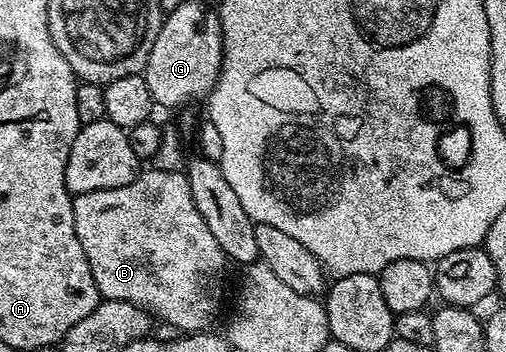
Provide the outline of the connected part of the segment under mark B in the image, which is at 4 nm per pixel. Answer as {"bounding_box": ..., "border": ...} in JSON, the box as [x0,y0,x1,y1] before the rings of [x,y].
{"bounding_box":[71,171,225,334],"border":[[[140,171],[139,177],[129,186],[117,186],[109,190],[93,190],[89,194],[75,196],[71,201],[73,206],[73,226],[77,230],[77,238],[81,242],[81,250],[85,250],[85,258],[89,262],[89,270],[93,274],[93,282],[97,286],[100,297],[104,300],[120,300],[121,302],[139,304],[152,317],[164,320],[167,324],[172,324],[183,334],[200,332],[206,329],[211,319],[215,316],[215,283],[219,280],[219,275],[223,272],[223,262],[225,255],[217,240],[213,238],[212,231],[207,227],[205,220],[198,213],[197,206],[194,205],[193,196],[190,193],[189,182],[182,171],[179,172],[147,172]]]}

